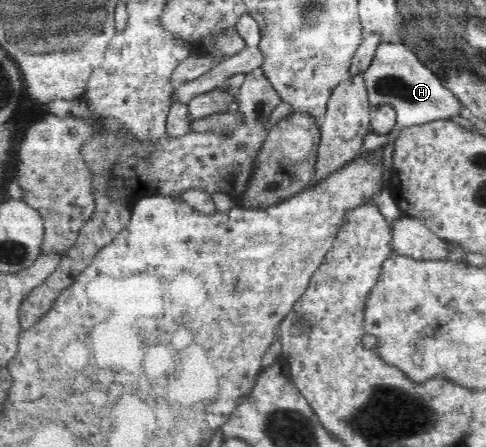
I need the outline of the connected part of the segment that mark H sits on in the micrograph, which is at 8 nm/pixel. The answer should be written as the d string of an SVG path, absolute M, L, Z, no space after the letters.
M382 42L377 47L369 68L362 73L371 108L389 105L396 112L396 125L391 130L393 140L403 127L425 124L433 122L433 120L447 120L461 114L461 110L464 108L451 89L443 85L439 75L423 64L404 43Z

